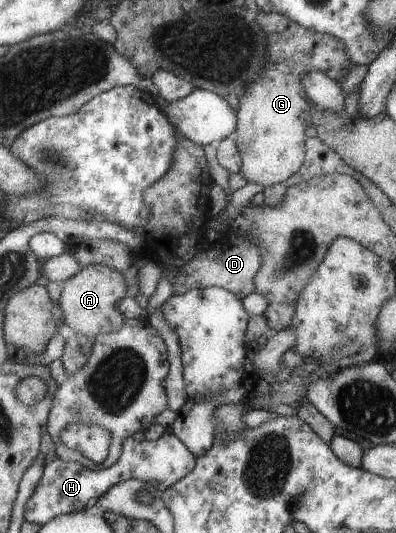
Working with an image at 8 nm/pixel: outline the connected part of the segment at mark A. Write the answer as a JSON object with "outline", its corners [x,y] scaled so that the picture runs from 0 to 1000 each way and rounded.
{"outline":[[[250,493],[217,495],[174,523],[157,529],[149,572],[167,591],[169,623],[189,623],[230,634],[298,619],[311,591],[295,583],[295,565],[316,557],[316,531],[306,510]]]}

